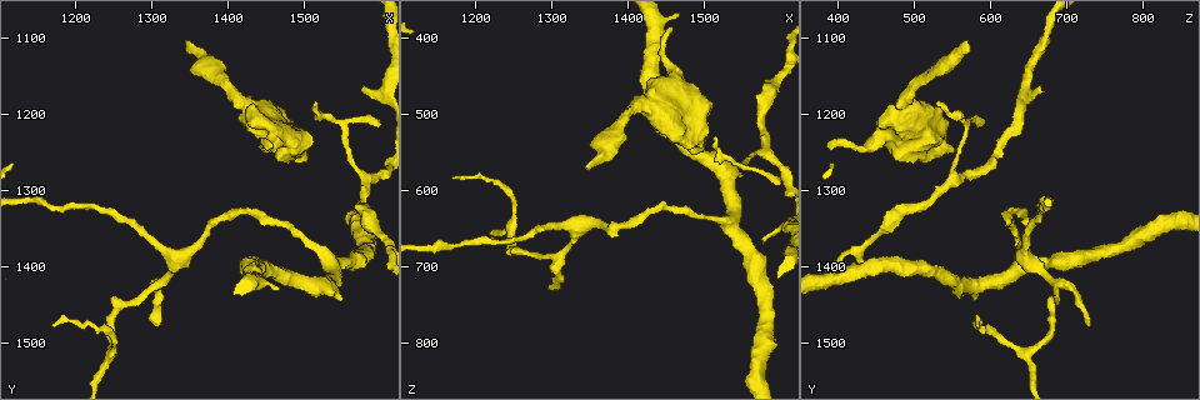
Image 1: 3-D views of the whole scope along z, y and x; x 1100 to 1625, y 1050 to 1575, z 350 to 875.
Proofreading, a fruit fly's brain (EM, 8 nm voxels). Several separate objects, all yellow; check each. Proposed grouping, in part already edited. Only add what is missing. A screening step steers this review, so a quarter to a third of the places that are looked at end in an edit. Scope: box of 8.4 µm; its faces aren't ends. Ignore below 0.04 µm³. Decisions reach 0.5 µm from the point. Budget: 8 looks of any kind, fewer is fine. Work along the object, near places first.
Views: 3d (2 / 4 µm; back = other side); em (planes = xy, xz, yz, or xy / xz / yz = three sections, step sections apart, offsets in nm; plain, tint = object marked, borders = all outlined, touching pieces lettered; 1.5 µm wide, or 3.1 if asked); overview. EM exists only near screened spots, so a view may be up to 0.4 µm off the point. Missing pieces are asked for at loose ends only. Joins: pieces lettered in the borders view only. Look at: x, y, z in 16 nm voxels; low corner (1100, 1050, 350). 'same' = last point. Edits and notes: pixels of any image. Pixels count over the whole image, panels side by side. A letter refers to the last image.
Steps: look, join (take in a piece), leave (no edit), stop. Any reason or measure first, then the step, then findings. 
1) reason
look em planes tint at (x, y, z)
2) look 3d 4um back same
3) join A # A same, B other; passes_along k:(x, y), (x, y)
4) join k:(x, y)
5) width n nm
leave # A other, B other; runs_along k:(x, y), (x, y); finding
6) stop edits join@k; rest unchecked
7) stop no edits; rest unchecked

branch stops here
look 3d 4um at (1345, 1105, 570)

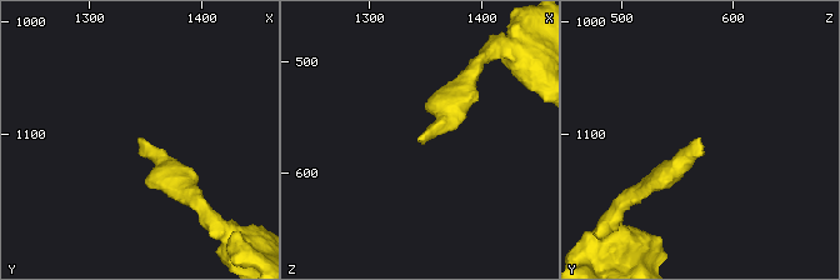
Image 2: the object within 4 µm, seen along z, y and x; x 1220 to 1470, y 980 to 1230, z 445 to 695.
shape alone is not enough
look em planes tint at (1344, 1102, 568)

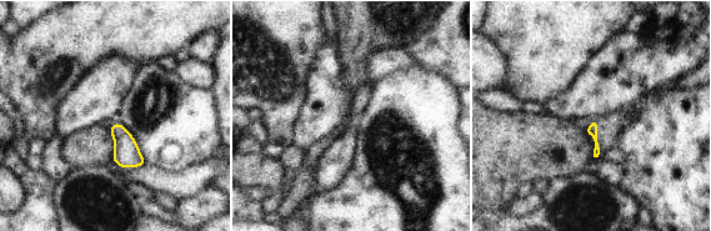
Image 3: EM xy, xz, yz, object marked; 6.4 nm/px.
look em planes borders same

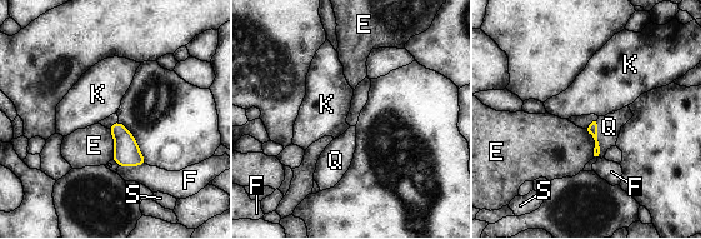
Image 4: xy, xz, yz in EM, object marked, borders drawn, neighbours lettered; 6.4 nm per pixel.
join Q # E other, F other, K other, Q same, S other; passes_along 4:(592, 128), (599, 140), (609, 127); the neuron continues

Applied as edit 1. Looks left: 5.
look overview

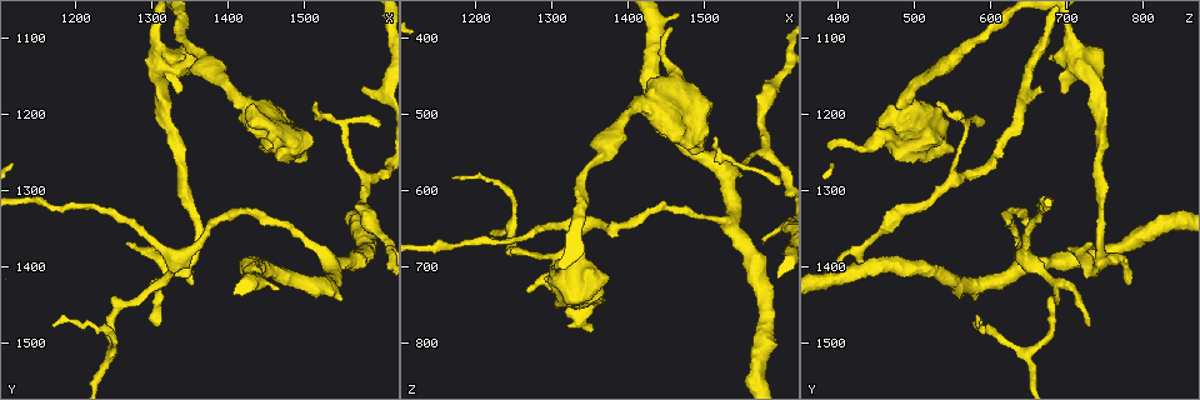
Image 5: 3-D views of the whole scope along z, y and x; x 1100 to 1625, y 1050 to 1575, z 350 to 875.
look em planes borders at (1455, 1245, 385)

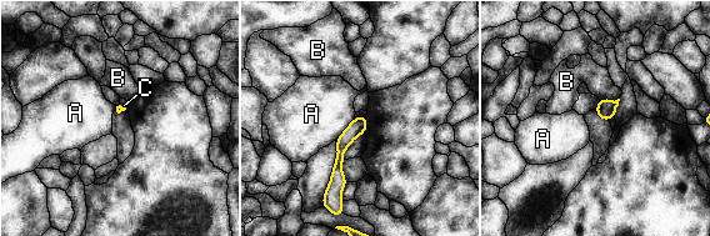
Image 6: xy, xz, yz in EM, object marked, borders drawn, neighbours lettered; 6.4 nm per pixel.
leave # A other, B other, C other; none of them fits

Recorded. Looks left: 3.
an open end
look 3d 2um at (1575, 1175, 670)

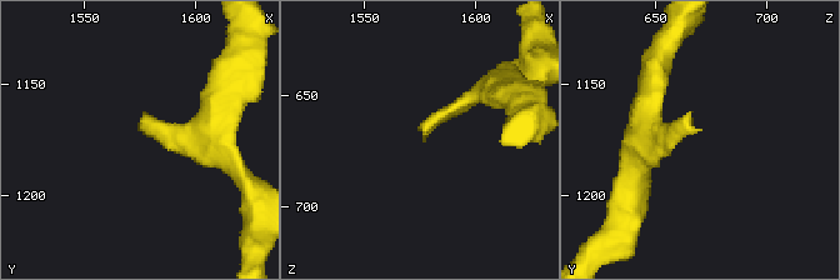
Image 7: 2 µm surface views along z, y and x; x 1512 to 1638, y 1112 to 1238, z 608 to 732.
look em planes plain at (1576, 1172, 670)

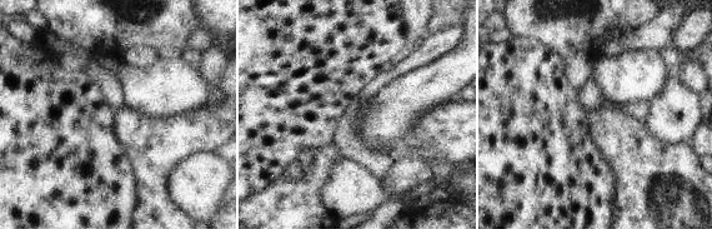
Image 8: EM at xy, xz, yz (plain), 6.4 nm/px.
look em planes borders same

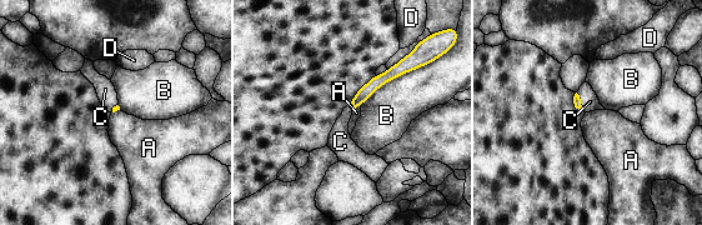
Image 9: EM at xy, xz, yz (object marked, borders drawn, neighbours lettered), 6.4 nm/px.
join C # A other, B other, C same, D other; it goes on there

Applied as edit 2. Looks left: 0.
stop edits join@4, join@9; rest unchecked

